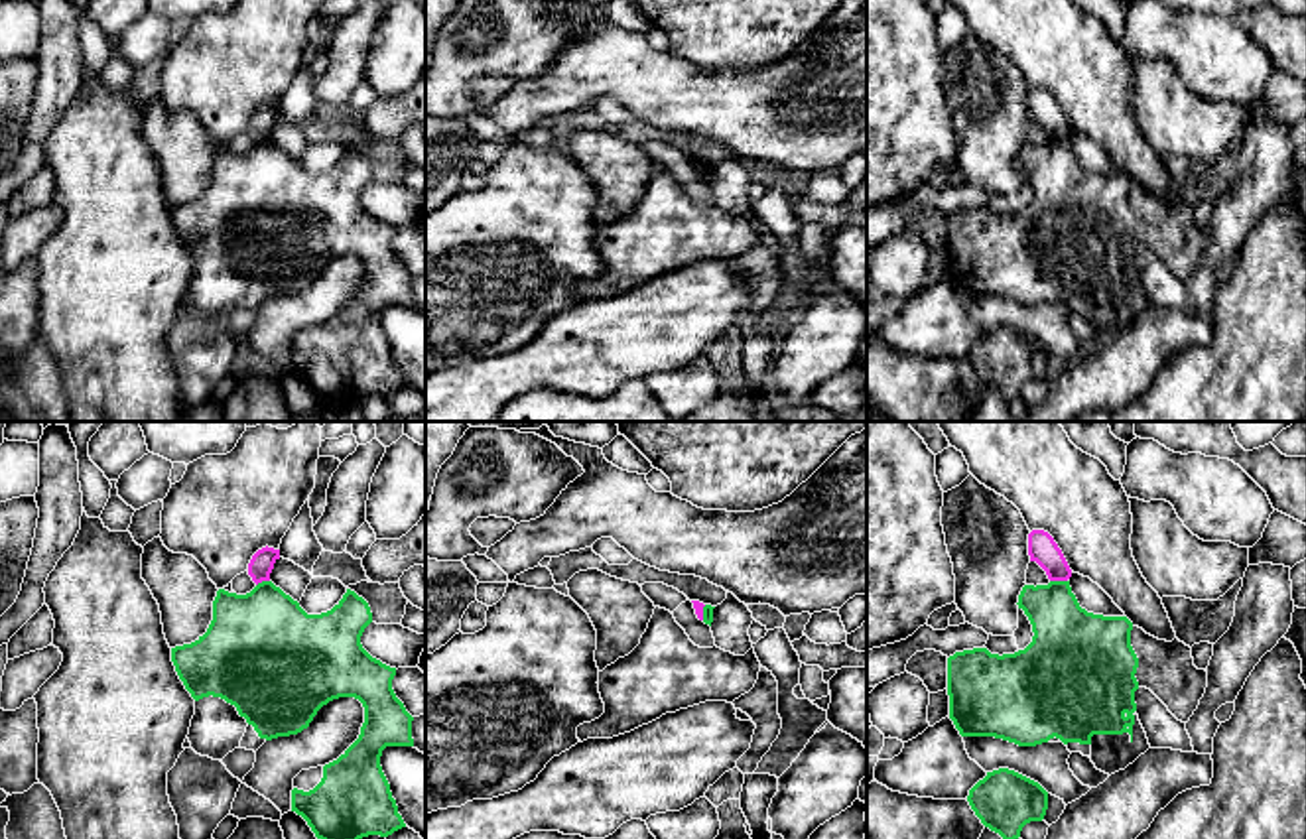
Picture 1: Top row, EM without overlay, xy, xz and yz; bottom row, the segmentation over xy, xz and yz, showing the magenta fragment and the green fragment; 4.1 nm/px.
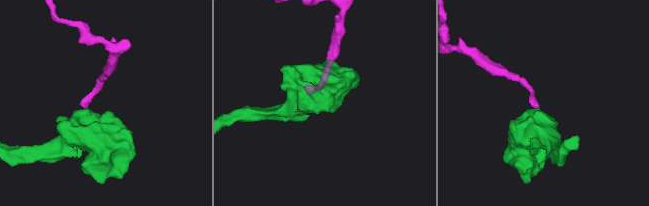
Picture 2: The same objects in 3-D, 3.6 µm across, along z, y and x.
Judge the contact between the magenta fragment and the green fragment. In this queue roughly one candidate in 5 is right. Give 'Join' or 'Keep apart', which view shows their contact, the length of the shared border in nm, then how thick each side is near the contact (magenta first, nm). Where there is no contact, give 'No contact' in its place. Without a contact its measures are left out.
Keep apart. Touches magenta in yz. Shared border 70 nm. Thickness 120 nm (magenta) against 280 nm

